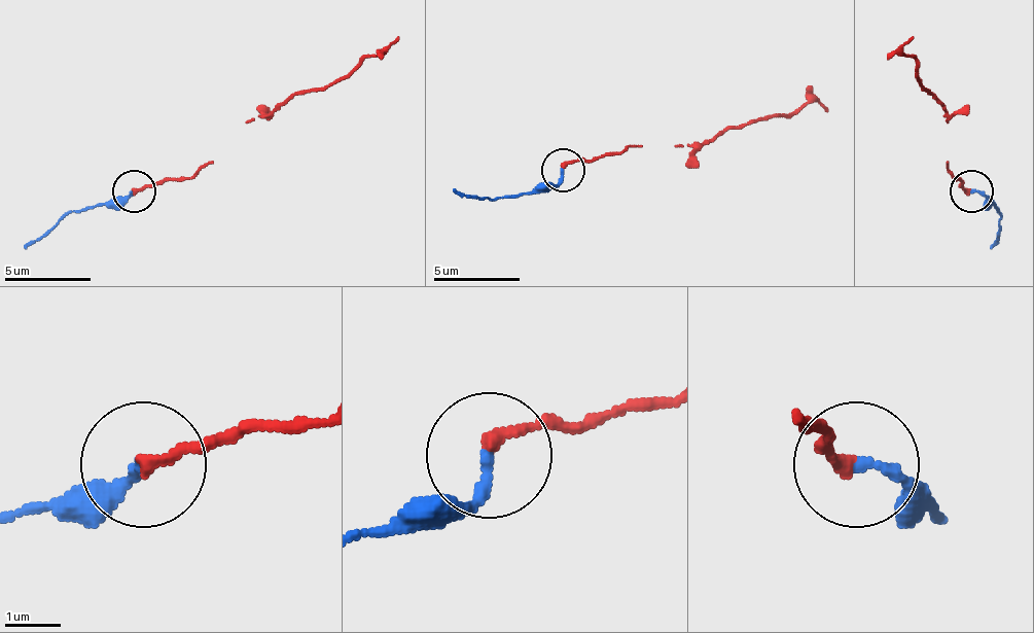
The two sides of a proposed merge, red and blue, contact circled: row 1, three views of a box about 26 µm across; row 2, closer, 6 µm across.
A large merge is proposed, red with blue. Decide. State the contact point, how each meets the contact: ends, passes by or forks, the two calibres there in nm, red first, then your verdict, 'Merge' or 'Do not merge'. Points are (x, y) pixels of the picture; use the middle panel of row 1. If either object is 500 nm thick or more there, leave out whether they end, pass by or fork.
Place: (563, 170). At the ring red ends. At the ring blue ends. Thickness 240 nm (red) against 200 nm. Merge

